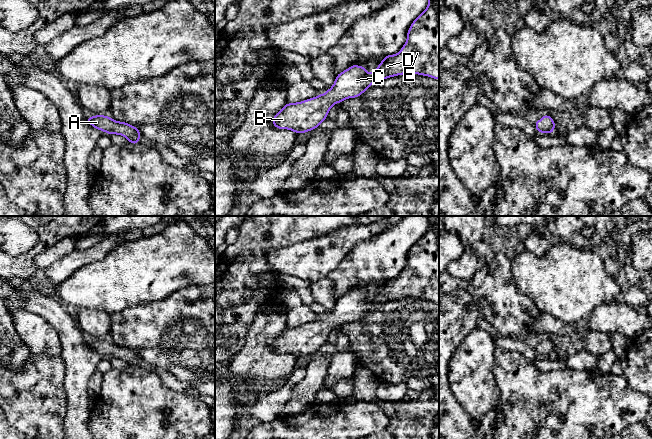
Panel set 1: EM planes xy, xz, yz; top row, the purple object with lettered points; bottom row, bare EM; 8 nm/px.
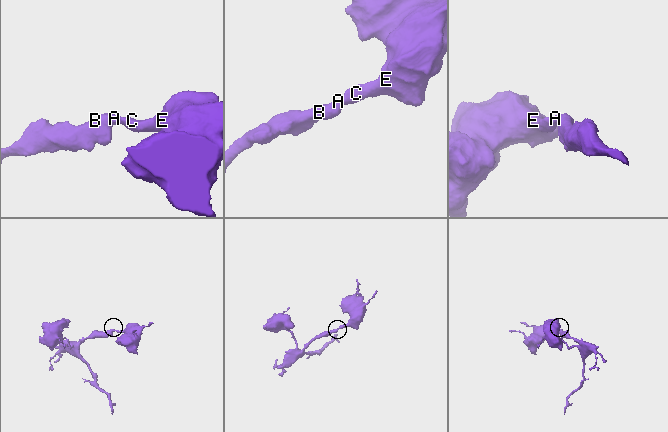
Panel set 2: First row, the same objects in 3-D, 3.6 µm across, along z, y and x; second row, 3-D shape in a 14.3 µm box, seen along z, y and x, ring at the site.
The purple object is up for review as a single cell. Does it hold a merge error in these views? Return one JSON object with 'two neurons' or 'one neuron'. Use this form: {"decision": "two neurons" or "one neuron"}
{"decision": "one neuron"}

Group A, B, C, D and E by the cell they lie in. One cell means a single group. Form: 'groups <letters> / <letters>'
groups A B C D E

